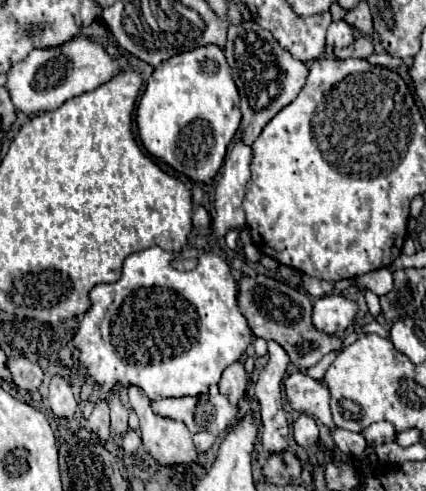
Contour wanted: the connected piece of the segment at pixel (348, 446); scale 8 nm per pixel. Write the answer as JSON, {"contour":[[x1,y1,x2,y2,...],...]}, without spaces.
{"contour":[[333,429,333,439,335,439,335,445,339,447,341,453,349,455,349,457,359,457,363,455,367,443,363,439,361,433,353,433,353,431,347,431,347,429]]}

